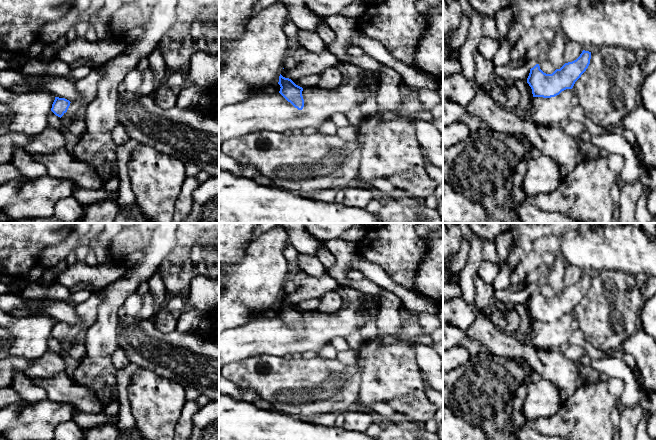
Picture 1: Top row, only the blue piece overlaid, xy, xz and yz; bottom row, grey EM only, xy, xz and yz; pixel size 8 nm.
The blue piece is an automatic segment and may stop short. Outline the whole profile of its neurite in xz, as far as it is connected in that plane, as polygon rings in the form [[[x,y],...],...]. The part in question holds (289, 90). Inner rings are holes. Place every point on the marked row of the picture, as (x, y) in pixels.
[[[279,76],[280,91],[279,93],[290,102],[298,110],[304,107],[304,99],[302,96],[303,88],[296,85],[291,79]]]

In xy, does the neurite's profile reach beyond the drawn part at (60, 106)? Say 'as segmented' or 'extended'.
as segmented

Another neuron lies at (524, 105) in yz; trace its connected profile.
[[[516,80],[514,85],[520,91],[521,97],[517,110],[524,118],[528,117],[528,112],[531,107],[531,99],[533,97],[532,89],[527,83],[527,80]]]

